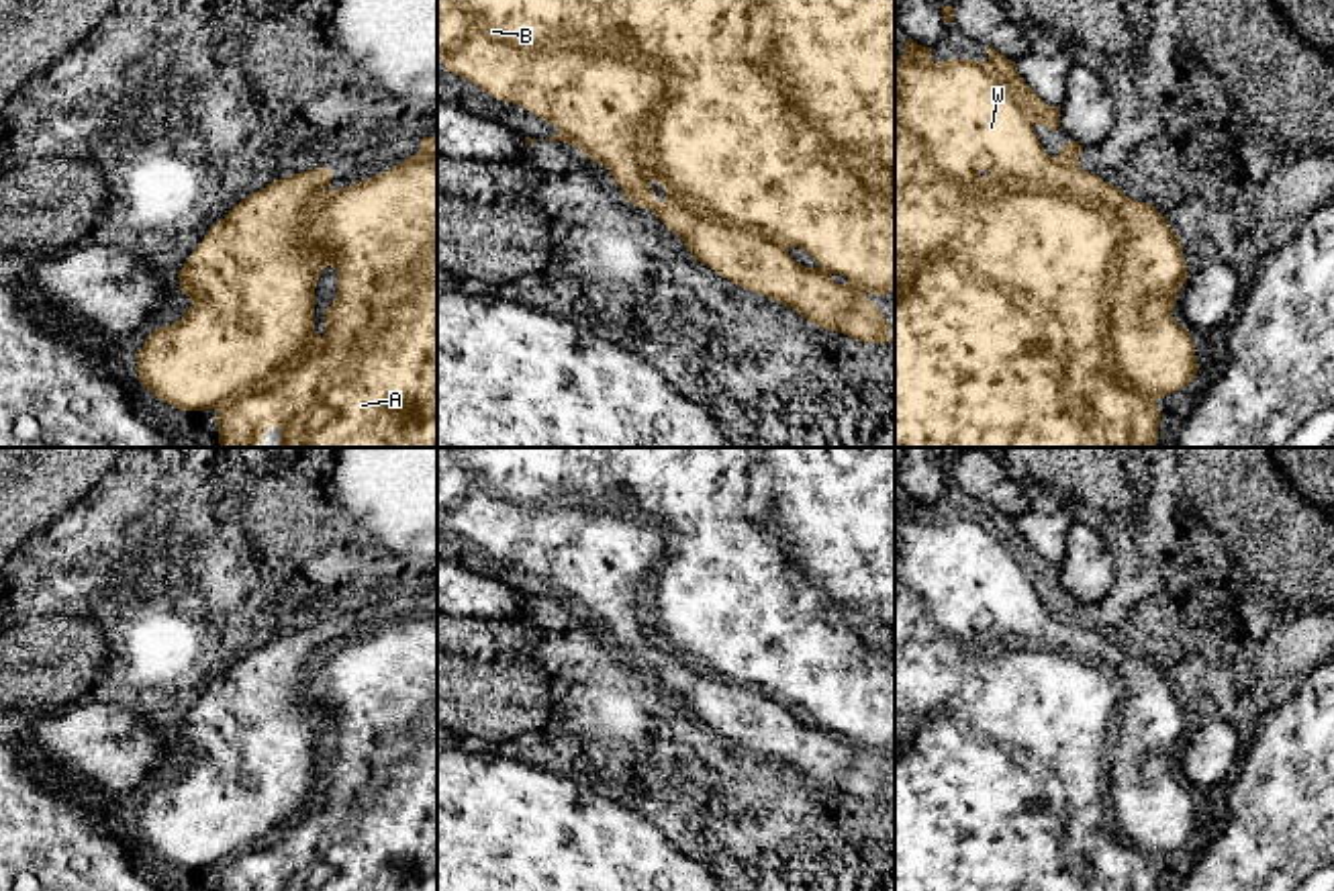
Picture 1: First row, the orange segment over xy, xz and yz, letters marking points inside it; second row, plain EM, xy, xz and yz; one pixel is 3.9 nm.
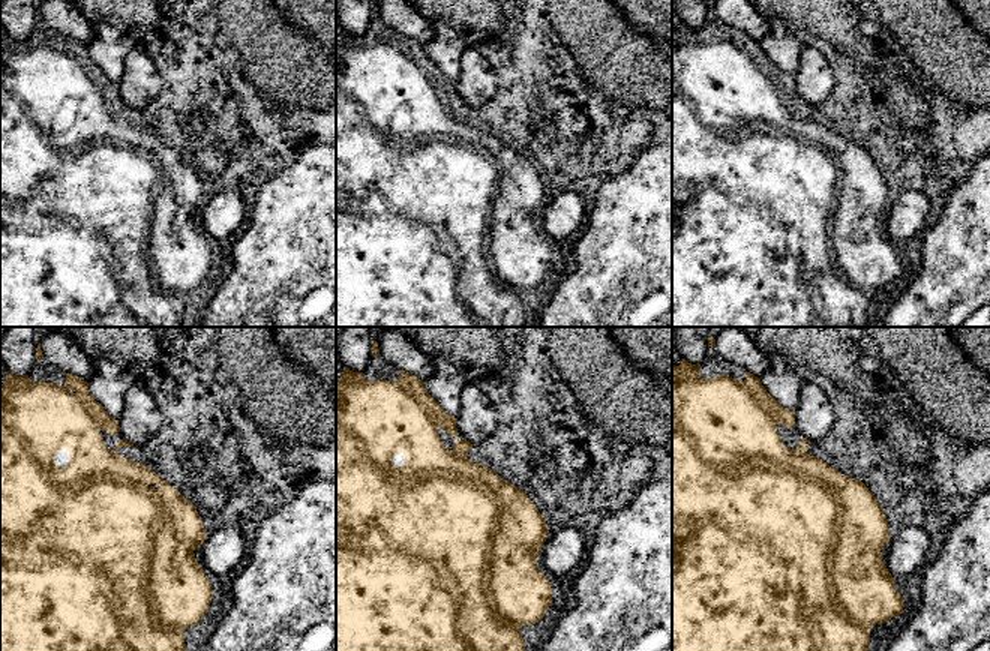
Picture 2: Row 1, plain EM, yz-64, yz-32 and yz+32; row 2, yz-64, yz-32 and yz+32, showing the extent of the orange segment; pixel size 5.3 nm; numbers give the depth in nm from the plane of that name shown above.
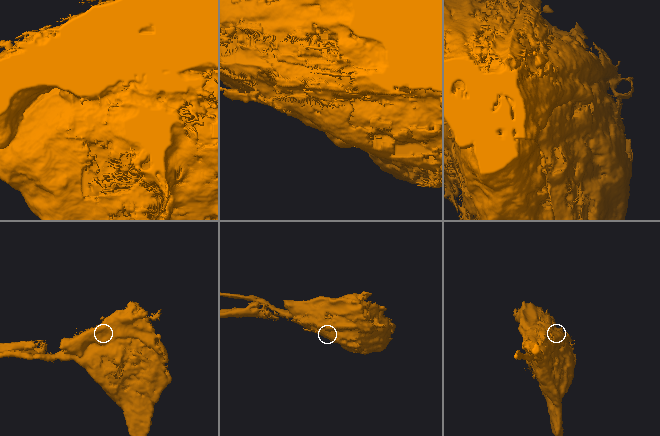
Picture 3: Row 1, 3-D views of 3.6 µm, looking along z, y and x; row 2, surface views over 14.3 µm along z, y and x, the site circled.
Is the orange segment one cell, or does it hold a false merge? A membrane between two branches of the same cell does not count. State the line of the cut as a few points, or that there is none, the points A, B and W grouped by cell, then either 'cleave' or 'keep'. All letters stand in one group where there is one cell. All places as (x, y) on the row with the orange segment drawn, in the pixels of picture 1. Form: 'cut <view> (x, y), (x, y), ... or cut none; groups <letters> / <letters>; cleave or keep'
cut yz (1112, 189), (1140, 225), (1110, 346), (1155, 399); groups A B / W; cleave

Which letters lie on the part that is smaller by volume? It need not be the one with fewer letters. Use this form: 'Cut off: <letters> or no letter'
Cut off: W

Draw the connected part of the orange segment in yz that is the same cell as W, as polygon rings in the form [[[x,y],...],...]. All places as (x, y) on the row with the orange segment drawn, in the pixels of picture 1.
[[[974,63],[948,65],[948,96],[940,116],[944,131],[930,137],[936,166],[954,182],[968,184],[974,161],[993,151],[993,112],[989,96],[1003,92],[995,76]]]

